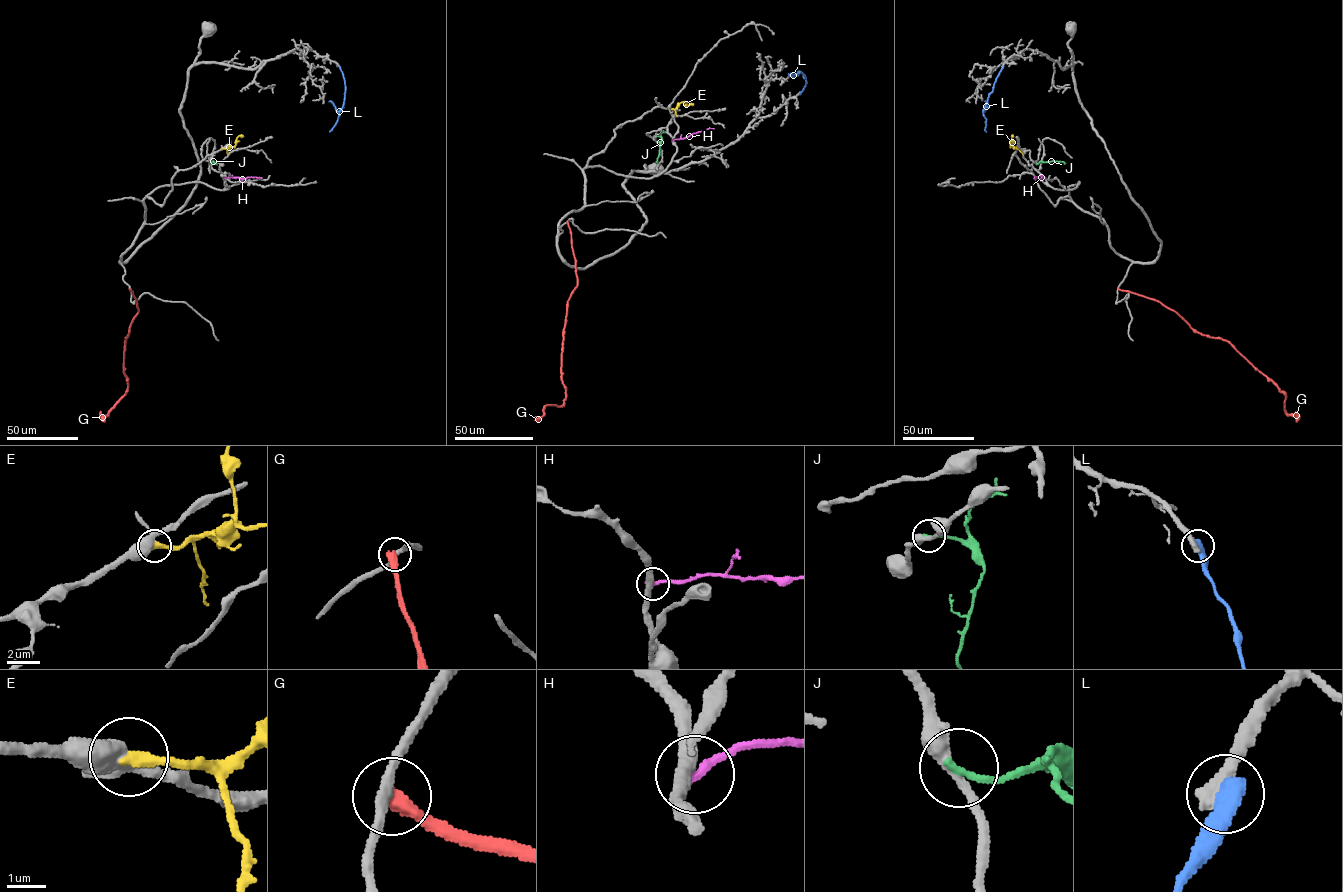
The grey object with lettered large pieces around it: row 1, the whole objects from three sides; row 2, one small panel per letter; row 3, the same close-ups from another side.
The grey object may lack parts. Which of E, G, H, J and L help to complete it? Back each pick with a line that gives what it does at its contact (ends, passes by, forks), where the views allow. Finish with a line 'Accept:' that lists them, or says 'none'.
Accept: none

